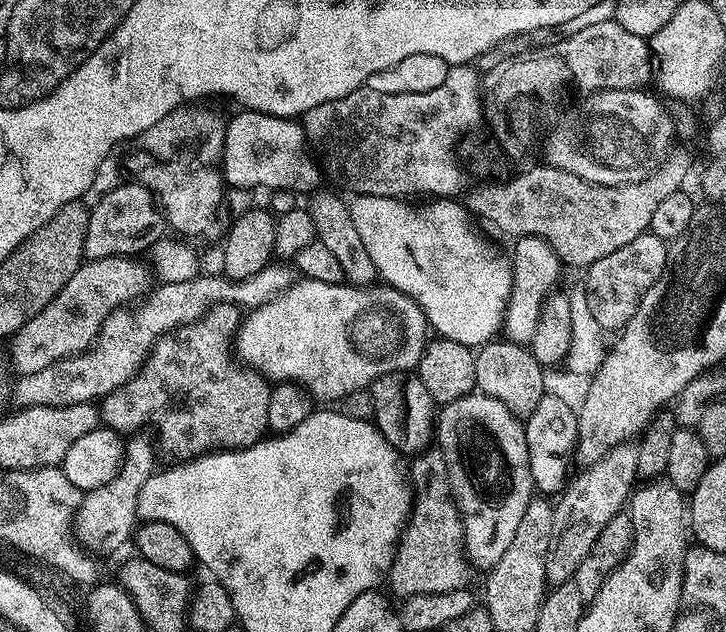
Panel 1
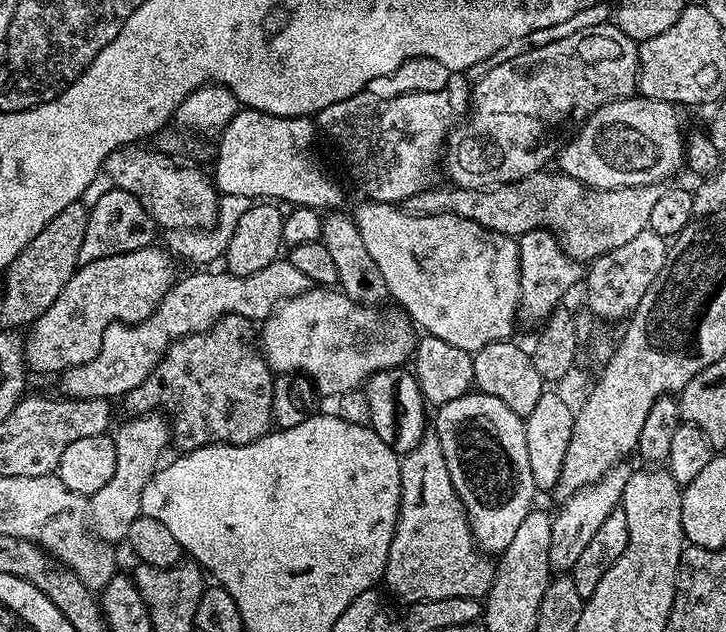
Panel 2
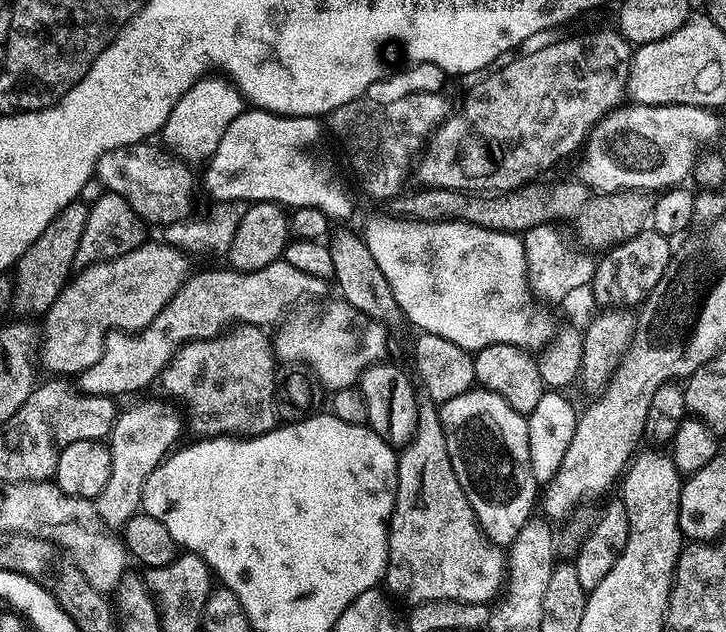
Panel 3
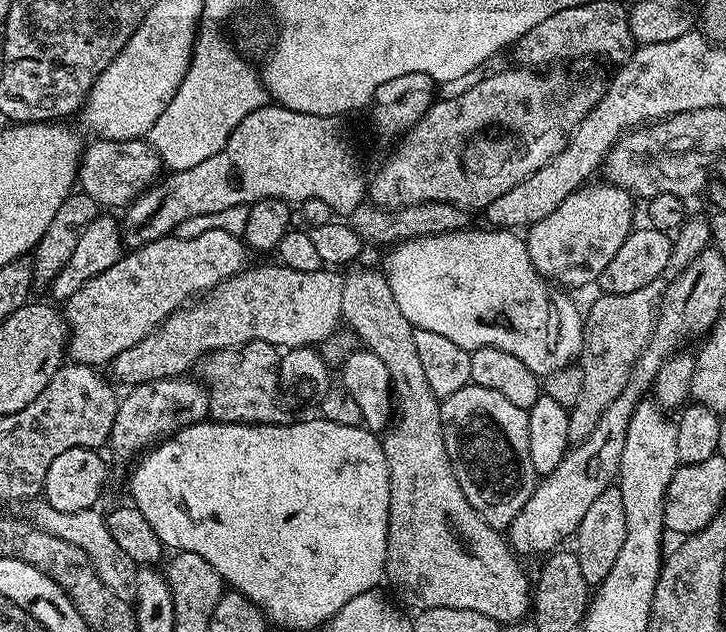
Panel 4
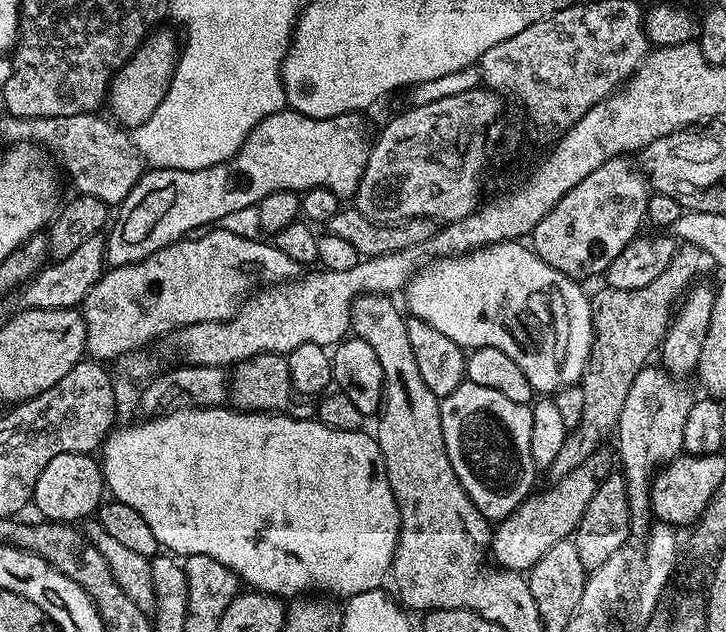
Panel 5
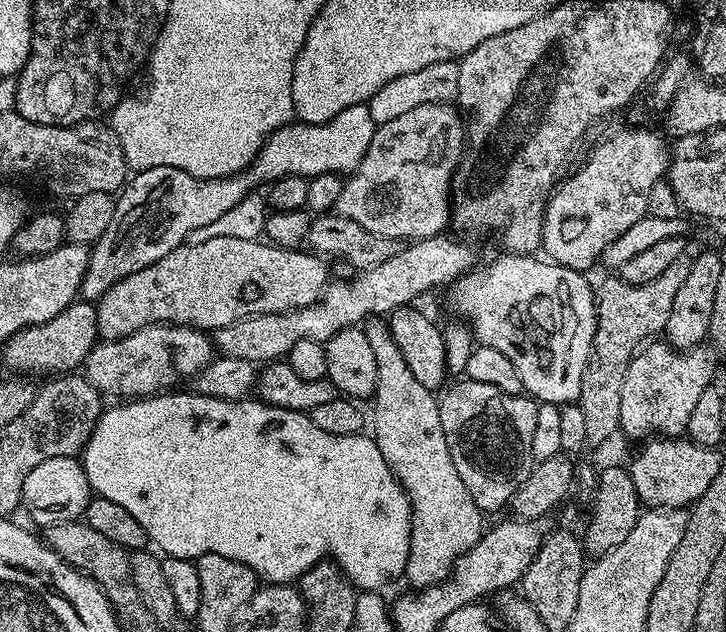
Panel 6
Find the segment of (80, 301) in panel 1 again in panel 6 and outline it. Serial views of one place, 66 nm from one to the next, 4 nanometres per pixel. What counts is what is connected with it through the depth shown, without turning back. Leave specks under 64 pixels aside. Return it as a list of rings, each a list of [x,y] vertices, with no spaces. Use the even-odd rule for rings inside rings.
[[[209,236],[209,240],[200,240],[197,244],[185,242],[166,254],[166,258],[146,266],[146,270],[138,270],[138,274],[130,274],[114,282],[114,286],[110,286],[96,304],[101,337],[117,340],[151,324],[189,324],[191,328],[201,330],[225,328],[247,316],[289,312],[291,308],[310,306],[320,300],[330,283],[329,261],[311,250],[278,248],[263,239]]]

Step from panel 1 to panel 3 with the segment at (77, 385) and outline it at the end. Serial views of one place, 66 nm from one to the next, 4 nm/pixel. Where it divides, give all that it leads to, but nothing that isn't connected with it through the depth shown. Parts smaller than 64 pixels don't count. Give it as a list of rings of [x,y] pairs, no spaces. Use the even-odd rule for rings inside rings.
[[[282,258],[276,259],[270,266],[262,266],[262,270],[253,272],[238,272],[231,267],[223,266],[217,272],[200,272],[189,275],[188,281],[179,288],[170,298],[170,302],[150,322],[150,326],[143,328],[141,332],[114,332],[111,333],[104,343],[102,358],[94,362],[85,372],[79,373],[78,382],[84,391],[99,396],[121,398],[127,392],[140,394],[147,384],[155,385],[164,368],[175,358],[176,352],[184,344],[194,343],[195,340],[210,340],[216,336],[223,336],[233,326],[269,326],[276,324],[299,300],[307,296],[320,296],[326,288],[325,281],[314,278],[310,274],[302,274],[302,270],[294,270]]]

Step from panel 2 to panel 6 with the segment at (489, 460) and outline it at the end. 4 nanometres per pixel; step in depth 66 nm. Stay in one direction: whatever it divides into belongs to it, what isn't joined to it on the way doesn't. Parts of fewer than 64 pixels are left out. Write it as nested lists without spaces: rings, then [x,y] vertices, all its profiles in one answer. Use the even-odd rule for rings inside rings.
[[[457,380],[460,381],[439,397],[450,458],[454,458],[458,478],[466,482],[466,490],[470,490],[470,498],[474,498],[481,512],[491,514],[499,508],[507,509],[512,495],[526,482],[534,467],[532,443],[537,401],[524,394],[511,396],[498,390],[498,386],[486,386],[486,382]]]

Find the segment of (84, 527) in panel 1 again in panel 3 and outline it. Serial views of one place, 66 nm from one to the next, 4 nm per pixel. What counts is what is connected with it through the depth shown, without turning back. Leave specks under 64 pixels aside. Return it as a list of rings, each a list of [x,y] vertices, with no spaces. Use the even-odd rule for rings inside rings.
[[[136,398],[128,409],[121,411],[116,417],[114,426],[112,427],[112,435],[110,437],[110,447],[112,450],[112,469],[110,470],[110,478],[106,482],[106,486],[102,490],[102,494],[98,494],[94,501],[98,514],[106,521],[109,528],[113,530],[123,529],[124,524],[131,516],[141,511],[144,503],[144,483],[146,478],[150,478],[150,474],[177,447],[176,439],[180,436],[180,431],[186,428],[186,420],[180,412],[175,408],[173,401],[168,398],[166,400],[140,400],[144,398]]]

